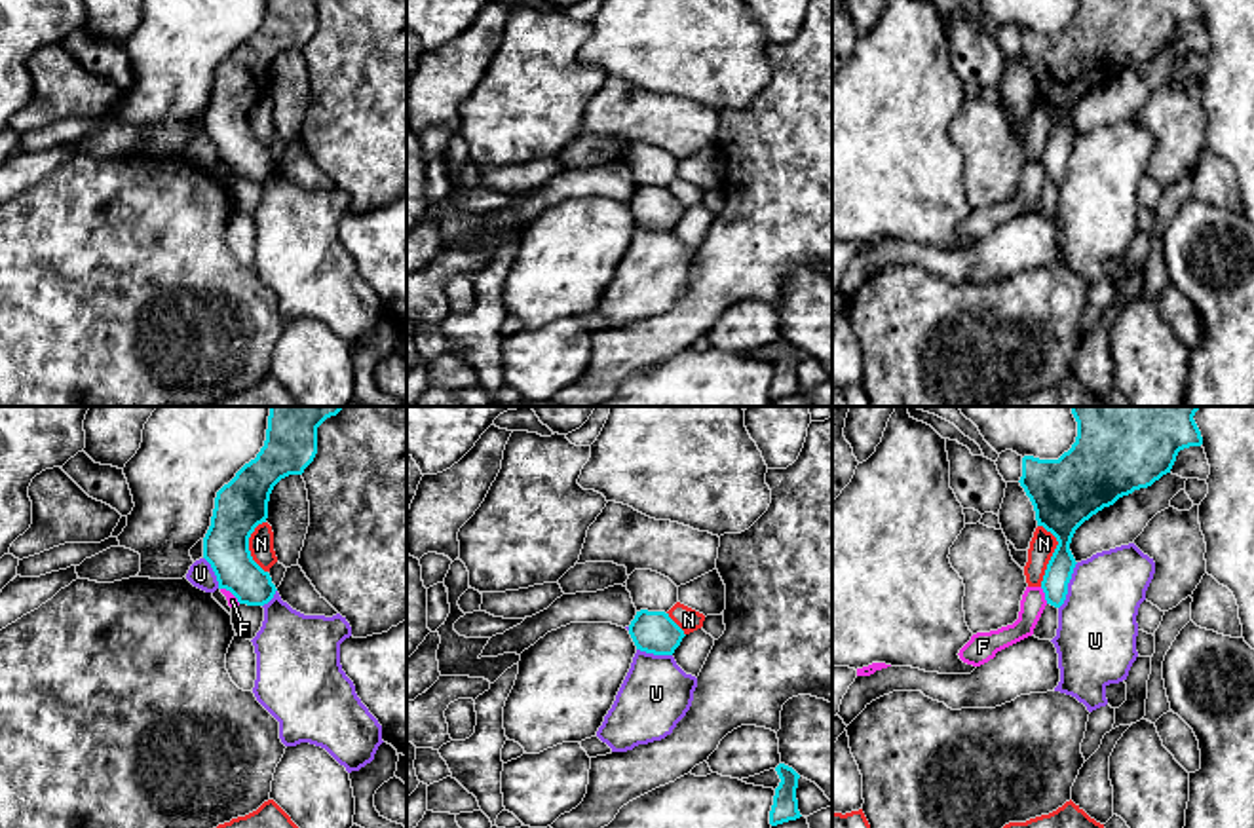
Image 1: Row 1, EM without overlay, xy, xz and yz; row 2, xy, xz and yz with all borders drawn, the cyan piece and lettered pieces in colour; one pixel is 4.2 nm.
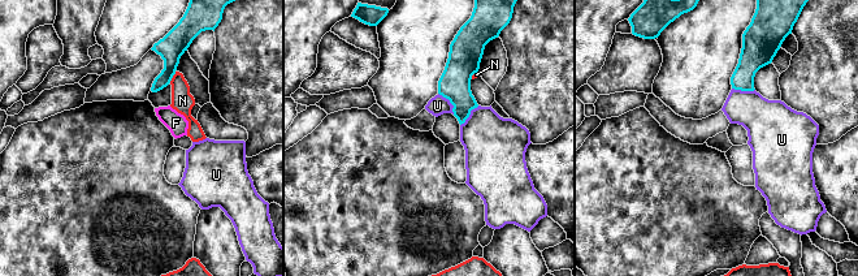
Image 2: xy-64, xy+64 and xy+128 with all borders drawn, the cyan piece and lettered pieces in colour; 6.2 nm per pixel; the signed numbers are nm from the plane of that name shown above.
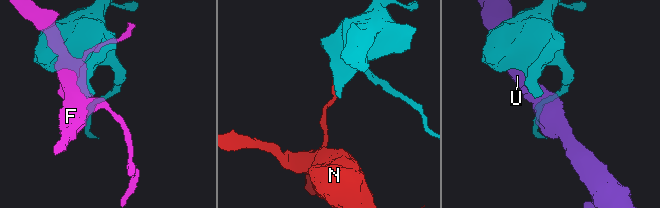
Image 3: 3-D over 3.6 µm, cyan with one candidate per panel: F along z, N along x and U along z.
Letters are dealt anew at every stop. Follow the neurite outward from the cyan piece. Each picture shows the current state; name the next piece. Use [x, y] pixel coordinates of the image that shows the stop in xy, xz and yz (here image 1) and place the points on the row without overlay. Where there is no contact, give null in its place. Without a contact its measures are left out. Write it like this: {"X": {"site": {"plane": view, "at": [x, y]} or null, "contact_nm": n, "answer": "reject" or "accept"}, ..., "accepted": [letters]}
{"F": {"site": {"plane": "yz", "at": [1045, 169]}, "contact_nm": 80, "answer": "reject"}, "N": {"site": {"plane": "yz", "at": [1053, 128]}, "contact_nm": 260, "answer": "reject"}, "U": {"site": {"plane": "yz", "at": [1066, 160]}, "contact_nm": 220, "answer": "reject"}, "accepted": []}

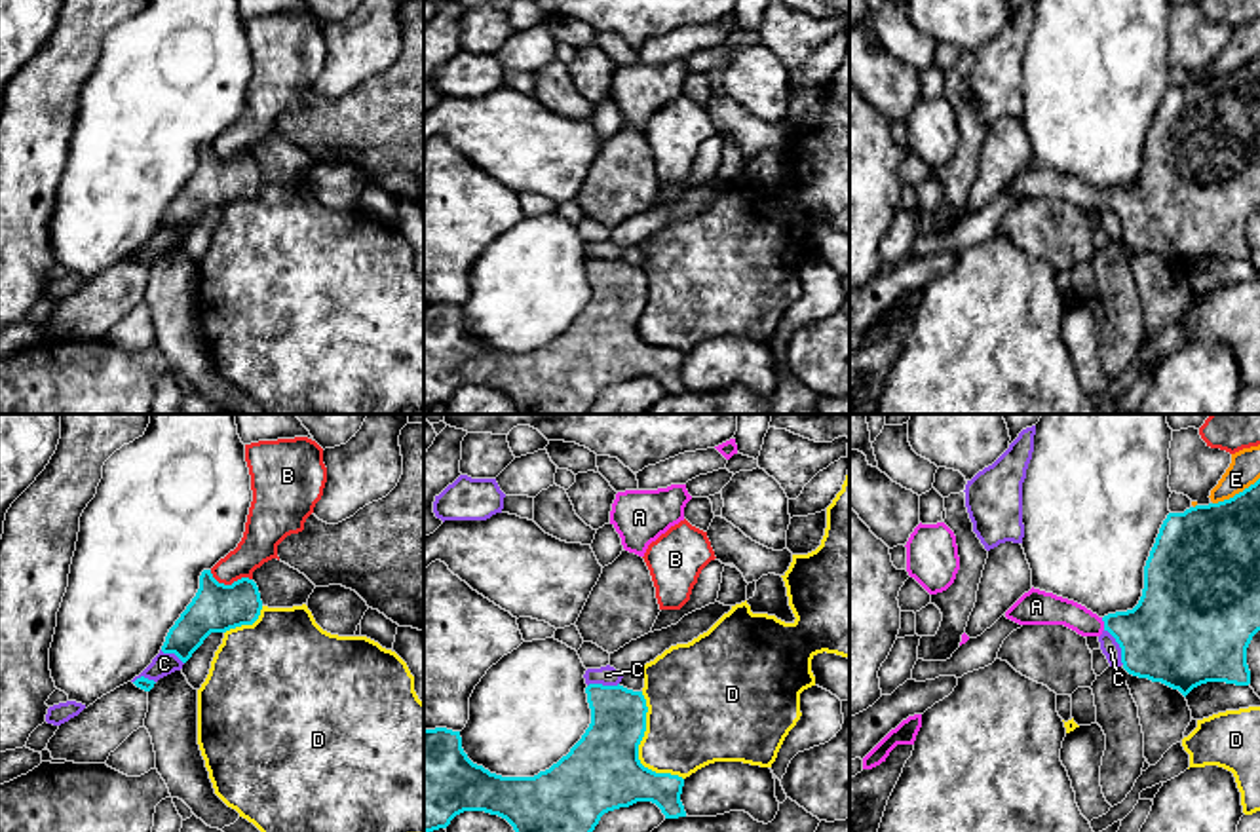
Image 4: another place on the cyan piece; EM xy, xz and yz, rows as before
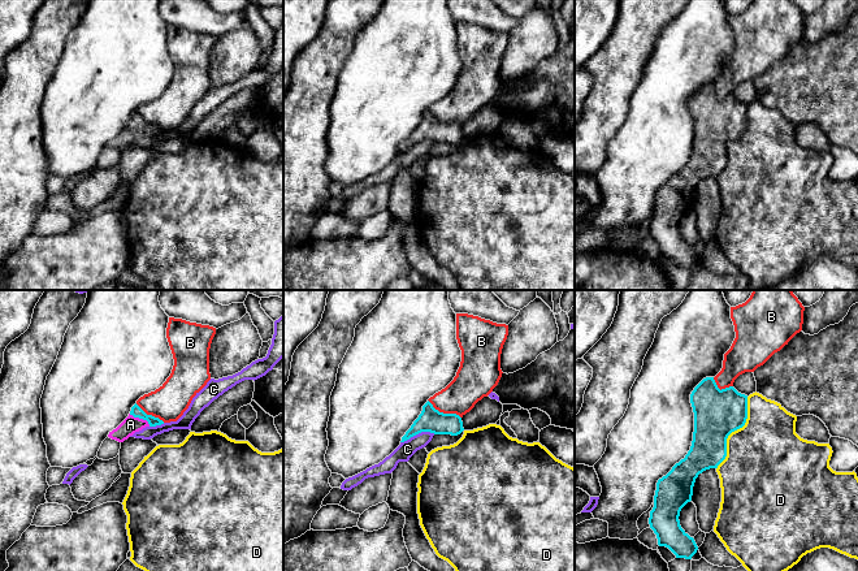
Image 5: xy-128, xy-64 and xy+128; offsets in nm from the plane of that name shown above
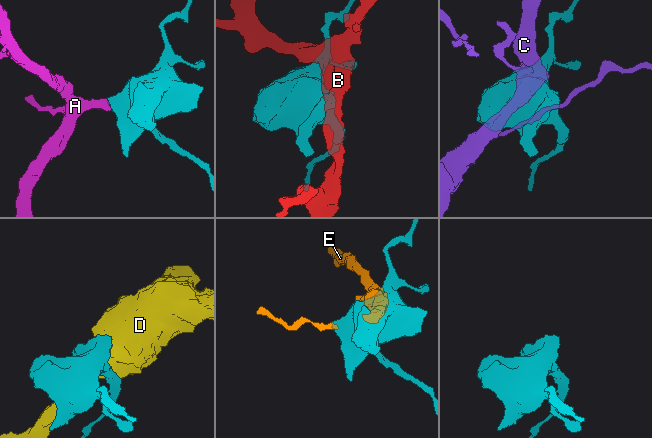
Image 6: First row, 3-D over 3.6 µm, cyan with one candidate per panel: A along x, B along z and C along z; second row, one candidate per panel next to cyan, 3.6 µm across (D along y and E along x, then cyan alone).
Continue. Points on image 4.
{"A": {"site": {"plane": "yz", "at": [1105, 198]}, "contact_nm": 60, "answer": "accept"}, "B": {"site": {"plane": "xy", "at": [232, 158]}, "contact_nm": 190, "answer": "reject"}, "C": {"site": {"plane": "yz", "at": [1120, 221]}, "contact_nm": 170, "answer": "reject"}, "D": {"site": {"plane": "xz", "at": [637, 323]}, "contact_nm": 420, "answer": "reject"}, "E": {"site": {"plane": "yz", "at": [1236, 69]}, "contact_nm": 240, "answer": "reject"}, "accepted": ["A"]}

